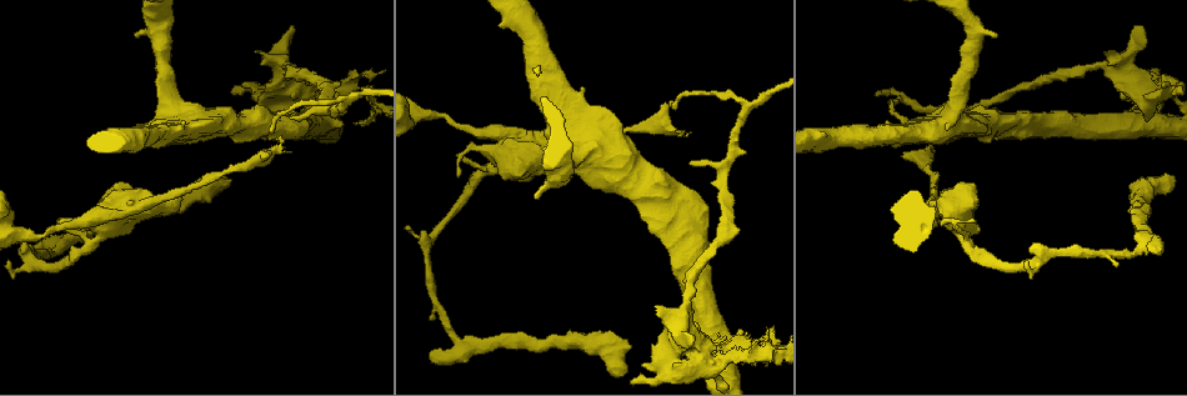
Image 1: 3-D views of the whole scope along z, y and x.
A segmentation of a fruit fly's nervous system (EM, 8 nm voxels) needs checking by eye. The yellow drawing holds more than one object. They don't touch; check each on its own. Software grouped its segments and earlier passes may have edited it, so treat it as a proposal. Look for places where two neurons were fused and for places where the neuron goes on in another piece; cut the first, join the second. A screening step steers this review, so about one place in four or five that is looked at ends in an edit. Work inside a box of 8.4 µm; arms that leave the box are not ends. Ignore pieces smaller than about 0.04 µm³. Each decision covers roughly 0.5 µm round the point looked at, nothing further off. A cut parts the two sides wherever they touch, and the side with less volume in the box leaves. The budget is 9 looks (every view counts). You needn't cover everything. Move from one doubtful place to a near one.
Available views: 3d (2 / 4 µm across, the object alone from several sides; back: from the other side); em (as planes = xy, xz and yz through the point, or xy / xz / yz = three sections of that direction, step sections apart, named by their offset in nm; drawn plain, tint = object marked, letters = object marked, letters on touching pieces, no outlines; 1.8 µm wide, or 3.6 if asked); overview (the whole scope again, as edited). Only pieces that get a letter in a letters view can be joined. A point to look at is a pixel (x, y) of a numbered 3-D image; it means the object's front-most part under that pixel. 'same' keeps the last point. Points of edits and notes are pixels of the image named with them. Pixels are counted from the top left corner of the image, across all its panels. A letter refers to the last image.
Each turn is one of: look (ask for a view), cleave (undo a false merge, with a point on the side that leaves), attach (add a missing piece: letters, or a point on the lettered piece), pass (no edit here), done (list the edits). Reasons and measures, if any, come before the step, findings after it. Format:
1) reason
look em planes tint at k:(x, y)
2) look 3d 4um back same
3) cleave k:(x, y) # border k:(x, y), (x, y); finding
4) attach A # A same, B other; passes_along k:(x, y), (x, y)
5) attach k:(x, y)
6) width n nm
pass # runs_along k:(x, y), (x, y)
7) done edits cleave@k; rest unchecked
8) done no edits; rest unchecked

thin neck
look em planes tint at 1:(225, 174)

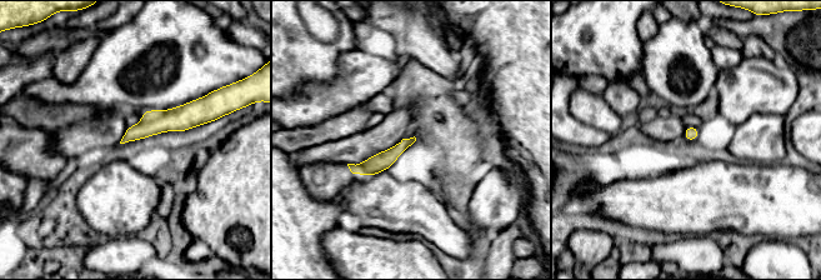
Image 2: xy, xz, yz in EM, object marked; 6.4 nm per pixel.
look em planes letters same

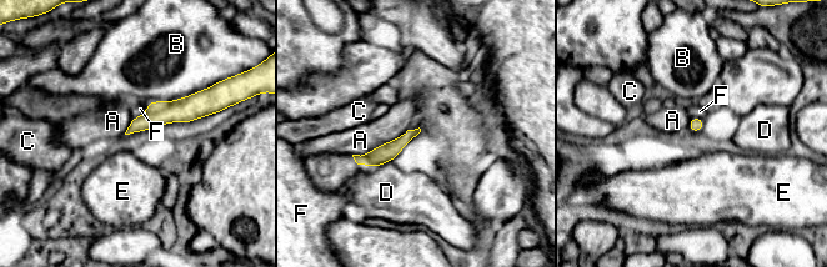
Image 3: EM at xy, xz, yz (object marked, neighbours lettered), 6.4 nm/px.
width 80 nm
pass # A other, B other, C other, D other, E other, F other; border 3:(407, 129), (362, 155), (352, 155); one neuron here

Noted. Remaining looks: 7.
an open end
look 3d 2um at 1:(658, 306)

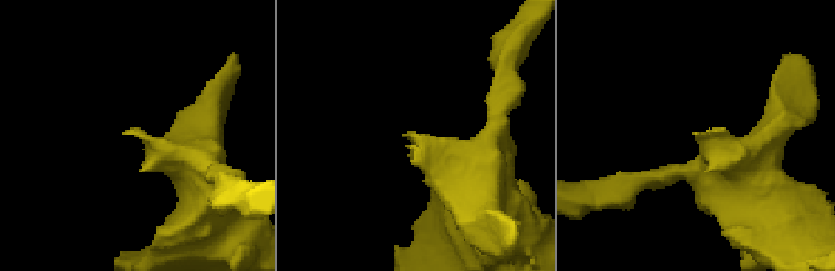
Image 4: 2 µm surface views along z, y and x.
look em xz step 4 tint at 4:(693, 133)

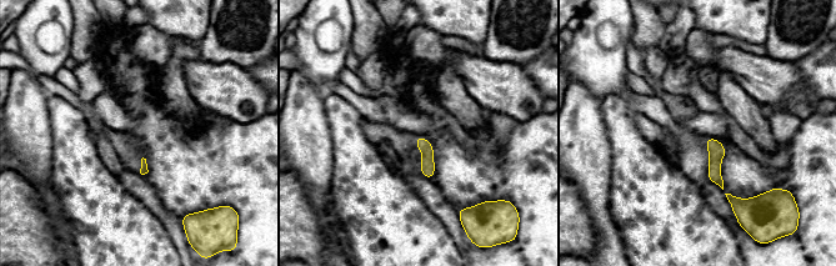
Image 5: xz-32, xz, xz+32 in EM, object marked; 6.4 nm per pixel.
look em planes letters same

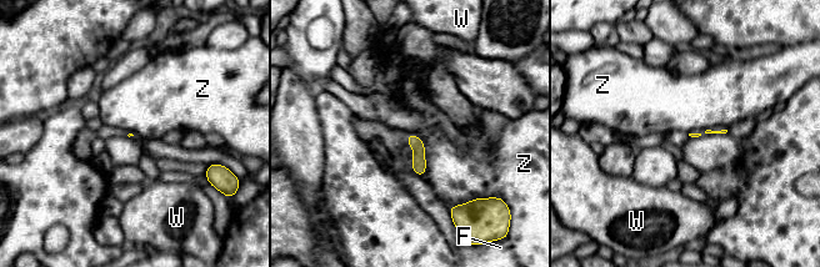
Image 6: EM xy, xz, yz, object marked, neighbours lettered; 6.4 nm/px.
longest_contact Z 260 nm
pass # F other, W other, Z other; no lettered piece goes on from it

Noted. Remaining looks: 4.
abrupt turn
look em 3.6um yz step 4 letters at 1:(757, 359)

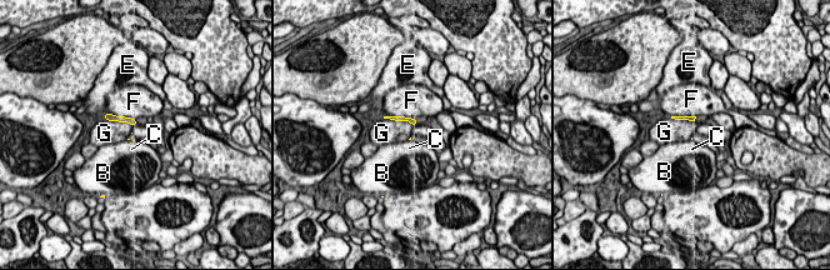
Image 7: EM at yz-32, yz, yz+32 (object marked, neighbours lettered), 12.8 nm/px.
look em 3.6um planes letters same

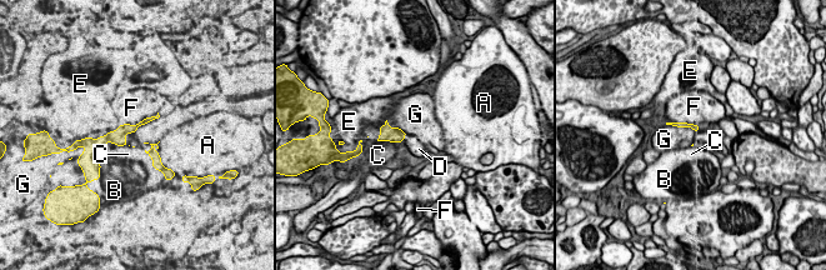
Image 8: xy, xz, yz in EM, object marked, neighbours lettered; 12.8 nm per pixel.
width 70 nm
pass # A other, B other, C other, D other, E other, F other, G other; border 8:(666, 124), (691, 128), (696, 133); one neuron here

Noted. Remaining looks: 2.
free end
look em planes letters at 1:(124, 211)

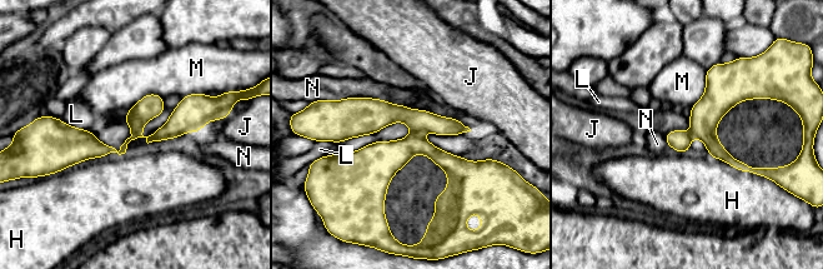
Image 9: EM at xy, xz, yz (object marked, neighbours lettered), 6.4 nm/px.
cleave 9:(174, 128) # H other, J other, L other, M other, N other; border 9:(140, 131), (131, 134); two neurons meet here

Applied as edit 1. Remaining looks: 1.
done edits cleave@9; rest unchecked

